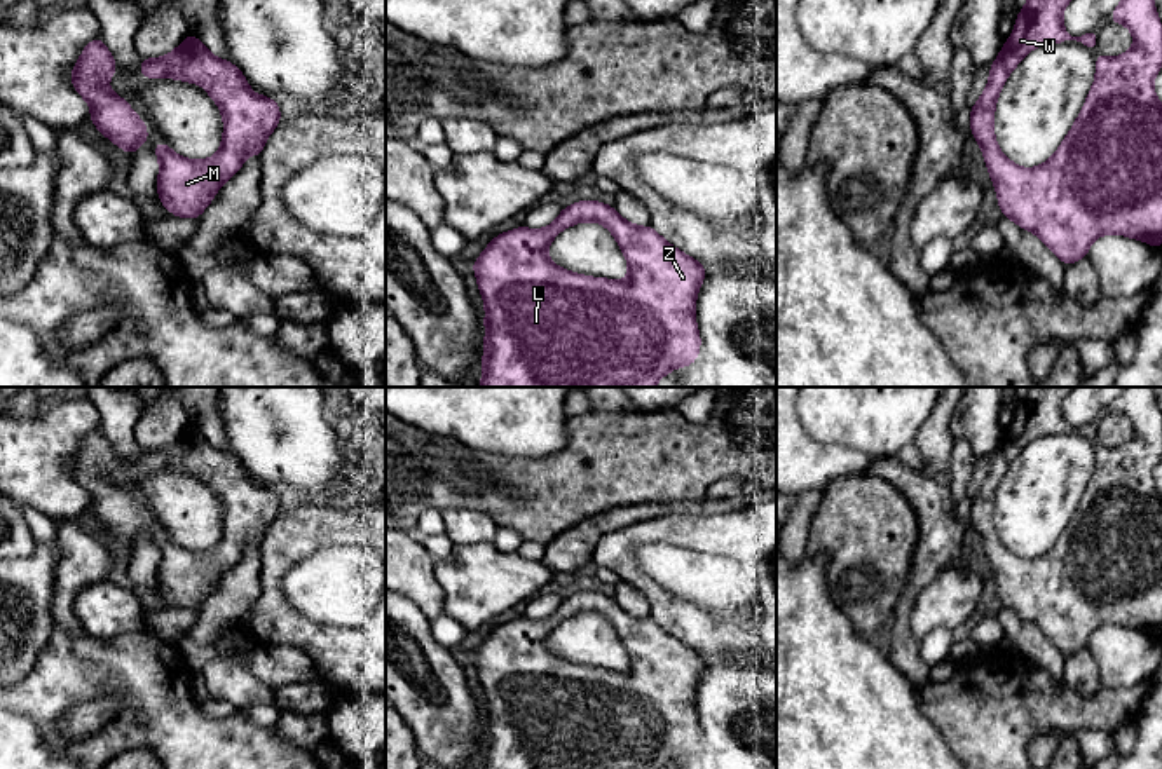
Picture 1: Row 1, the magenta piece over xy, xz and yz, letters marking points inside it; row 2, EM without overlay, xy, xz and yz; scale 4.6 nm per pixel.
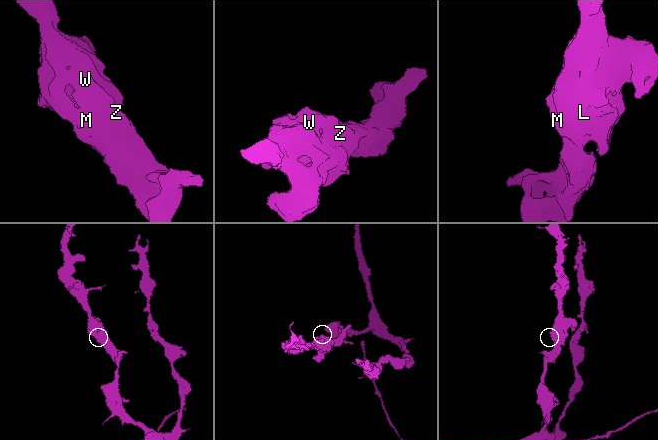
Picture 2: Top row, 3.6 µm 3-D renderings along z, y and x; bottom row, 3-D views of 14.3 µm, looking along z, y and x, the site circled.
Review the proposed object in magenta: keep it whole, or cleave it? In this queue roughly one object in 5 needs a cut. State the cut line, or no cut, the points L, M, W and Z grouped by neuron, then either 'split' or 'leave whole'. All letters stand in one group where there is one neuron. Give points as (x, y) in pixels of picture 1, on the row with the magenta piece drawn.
no cut; L M W Z; leave whole

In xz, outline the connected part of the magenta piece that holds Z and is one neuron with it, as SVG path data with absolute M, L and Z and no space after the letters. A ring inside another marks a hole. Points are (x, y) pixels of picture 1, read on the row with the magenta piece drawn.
M578 201L541 230L522 225L496 235L469 267L485 302L482 387L654 387L668 371L696 363L701 337L694 307L707 267L666 242L653 225L637 227L621 218L614 206ZM578 221L598 221L611 230L628 262L625 281L581 276L548 258L550 242Z

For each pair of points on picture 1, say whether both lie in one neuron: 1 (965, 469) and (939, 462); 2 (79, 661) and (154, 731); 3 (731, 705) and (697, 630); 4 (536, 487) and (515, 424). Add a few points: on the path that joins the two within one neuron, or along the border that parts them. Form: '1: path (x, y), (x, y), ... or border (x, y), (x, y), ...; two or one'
1: border (955, 436), (950, 471), (943, 480); two
2: path (102, 666), (147, 708); one
3: border (707, 656), (730, 656), (749, 663); two
4: border (566, 443), (538, 457), (505, 457), (487, 450); two

